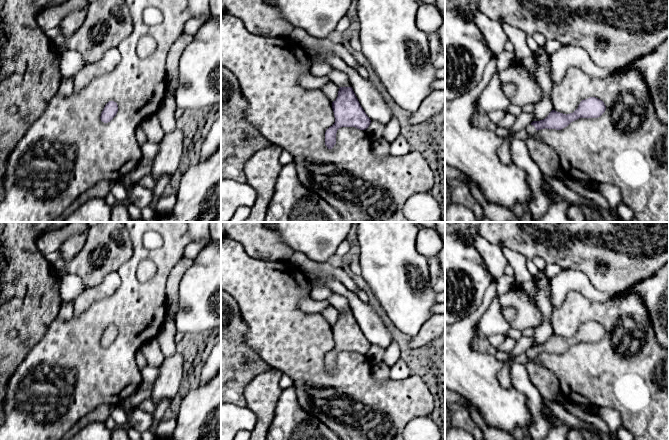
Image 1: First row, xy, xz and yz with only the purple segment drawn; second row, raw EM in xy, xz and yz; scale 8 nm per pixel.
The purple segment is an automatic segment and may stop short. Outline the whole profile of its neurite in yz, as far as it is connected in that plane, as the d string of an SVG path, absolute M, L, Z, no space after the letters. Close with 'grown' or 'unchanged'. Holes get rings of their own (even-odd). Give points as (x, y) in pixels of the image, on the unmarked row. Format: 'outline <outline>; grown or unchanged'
outline M590 321L582 324L573 337L566 339L552 334L545 343L533 345L526 352L528 362L525 365L528 375L543 399L557 402L564 408L567 401L558 398L558 395L562 393L560 382L552 371L537 360L537 355L545 352L561 354L579 342L598 342L605 334L606 330L602 324Z; grown

